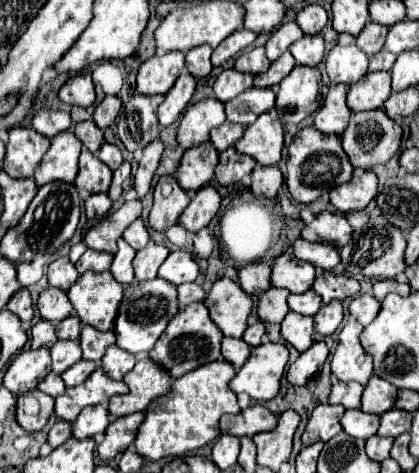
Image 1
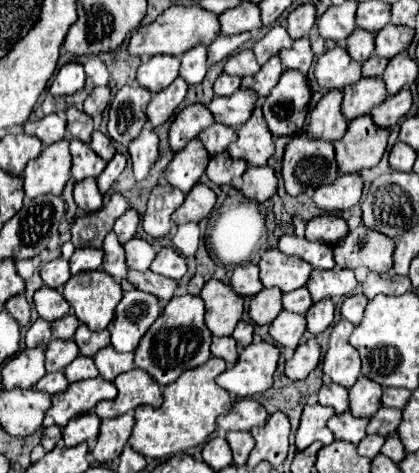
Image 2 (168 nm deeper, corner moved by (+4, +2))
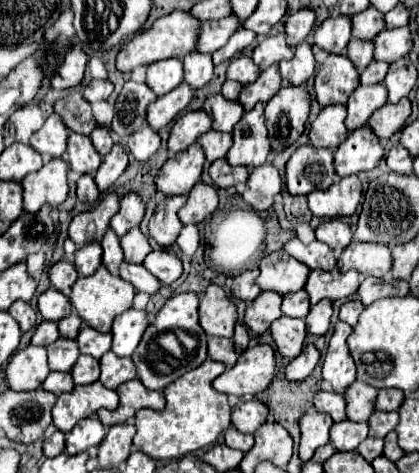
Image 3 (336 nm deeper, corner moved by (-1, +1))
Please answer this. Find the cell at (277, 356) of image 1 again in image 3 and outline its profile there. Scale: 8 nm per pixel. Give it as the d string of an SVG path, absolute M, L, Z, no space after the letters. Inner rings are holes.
M256 345L256 347L246 349L238 357L236 365L224 371L212 383L212 387L220 393L236 395L236 397L258 395L270 385L274 377L274 369L276 369L276 357L274 357L272 347Z

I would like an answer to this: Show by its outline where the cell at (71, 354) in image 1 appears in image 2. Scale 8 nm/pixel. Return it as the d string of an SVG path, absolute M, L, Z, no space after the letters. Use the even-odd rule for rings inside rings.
M51 340L45 350L45 366L47 372L61 372L65 366L79 356L79 348L75 340Z

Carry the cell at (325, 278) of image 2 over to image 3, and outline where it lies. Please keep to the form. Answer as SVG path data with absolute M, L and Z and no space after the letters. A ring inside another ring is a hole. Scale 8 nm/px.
M338 269L332 271L312 271L306 281L306 291L310 295L310 303L316 305L320 299L346 299L358 291L358 271L350 269L340 273Z

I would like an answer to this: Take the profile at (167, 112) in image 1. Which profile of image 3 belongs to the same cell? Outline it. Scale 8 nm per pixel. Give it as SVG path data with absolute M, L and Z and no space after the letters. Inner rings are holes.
M182 83L178 85L174 91L158 97L150 107L148 107L148 115L146 115L146 121L148 125L158 131L162 127L166 127L178 113L182 113L188 103L192 99L192 89L190 85Z

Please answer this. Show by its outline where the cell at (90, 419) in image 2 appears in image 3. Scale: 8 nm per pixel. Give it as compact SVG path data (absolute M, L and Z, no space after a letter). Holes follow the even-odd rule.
M98 417L82 419L70 433L66 433L66 453L78 455L88 447L100 445L102 439L104 439L104 425L98 421Z

